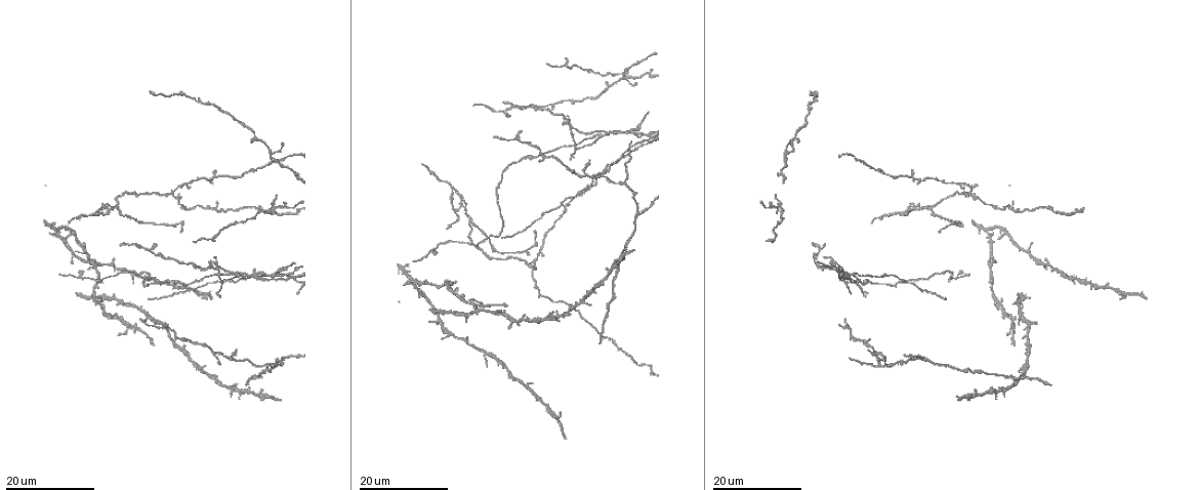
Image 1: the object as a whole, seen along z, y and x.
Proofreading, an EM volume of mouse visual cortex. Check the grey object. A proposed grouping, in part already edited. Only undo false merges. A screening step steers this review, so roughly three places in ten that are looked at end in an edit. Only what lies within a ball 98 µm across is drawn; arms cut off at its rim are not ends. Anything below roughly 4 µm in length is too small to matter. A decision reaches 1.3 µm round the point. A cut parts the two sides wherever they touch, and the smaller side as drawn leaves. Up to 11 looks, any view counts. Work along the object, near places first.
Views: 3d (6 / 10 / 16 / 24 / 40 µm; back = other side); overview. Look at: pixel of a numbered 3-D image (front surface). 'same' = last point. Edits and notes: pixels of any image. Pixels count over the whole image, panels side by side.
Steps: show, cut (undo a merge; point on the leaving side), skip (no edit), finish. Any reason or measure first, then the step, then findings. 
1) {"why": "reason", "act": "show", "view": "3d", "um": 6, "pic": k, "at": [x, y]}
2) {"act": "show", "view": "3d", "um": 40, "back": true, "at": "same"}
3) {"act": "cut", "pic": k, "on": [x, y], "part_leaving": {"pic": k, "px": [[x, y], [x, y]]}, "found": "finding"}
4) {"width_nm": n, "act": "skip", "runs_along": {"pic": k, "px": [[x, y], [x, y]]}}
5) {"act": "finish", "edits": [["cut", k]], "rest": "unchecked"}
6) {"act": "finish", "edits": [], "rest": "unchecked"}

{"why": "sudden change in width", "act": "show", "view": "3d", "um": 24, "pic": 1, "at": [280, 151]}

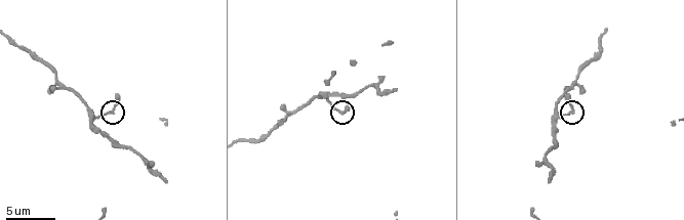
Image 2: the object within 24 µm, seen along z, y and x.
{"why": "closer look", "act": "show", "view": "3d", "um": 6, "pic": 2, "at": [571, 112]}

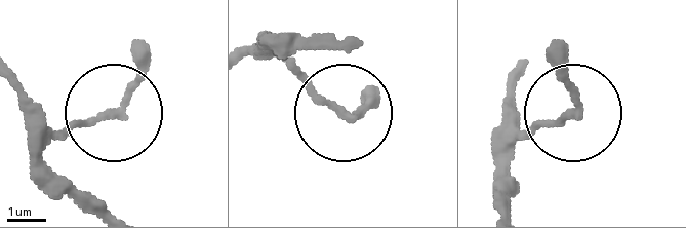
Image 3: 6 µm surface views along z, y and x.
{"act": "skip", "found": "continuous, no second cell"}

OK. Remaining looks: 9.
{"why": "four arms meet", "act": "show", "view": "3d", "um": 24, "pic": 1, "at": [272, 205]}

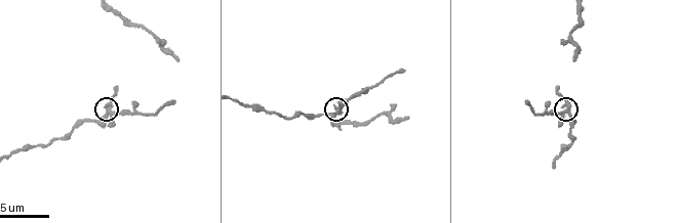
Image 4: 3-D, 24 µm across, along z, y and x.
{"why": "zoom in", "act": "show", "view": "3d", "um": 10, "pic": 4, "at": [563, 112]}

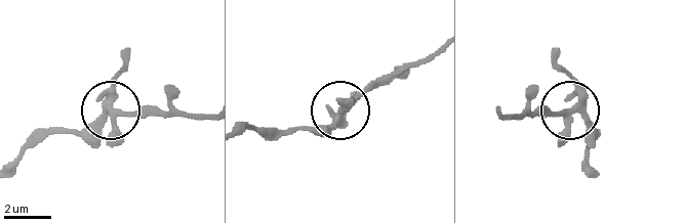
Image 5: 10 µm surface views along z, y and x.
{"arms": 4, "act": "skip", "runs_along": {"pic": 5, "px": [[16, 158], [45, 138], [81, 132], [111, 110], [167, 110]]}, "found": "continuous, no second cell"}

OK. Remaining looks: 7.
{"act": "show", "view": "3d", "um": 24, "pic": 1, "at": [251, 276]}

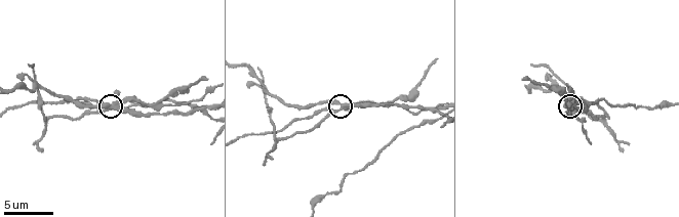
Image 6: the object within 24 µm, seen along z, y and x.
{"act": "show", "view": "3d", "um": 10, "pic": 6, "at": [343, 105]}

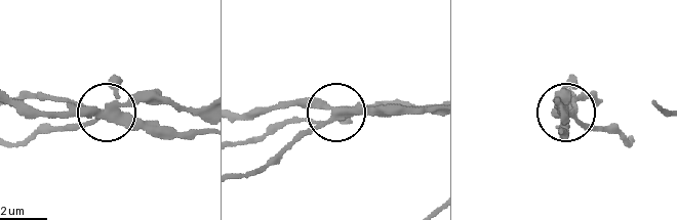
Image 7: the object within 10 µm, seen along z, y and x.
{"act": "show", "view": "3d", "um": 6, "pic": 7, "at": [105, 115]}

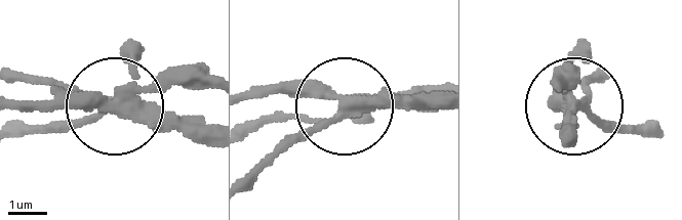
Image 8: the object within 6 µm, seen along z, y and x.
{"act": "cut", "pic": 8, "on": [134, 43], "part_leaving": {"pic": 8, "px": [[119, 104], [24, 85]]}, "found": "a second cell is stuck on"}

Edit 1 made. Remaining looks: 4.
{"why": "branch point", "act": "show", "view": "3d", "um": 24, "pic": 1, "at": [639, 214]}

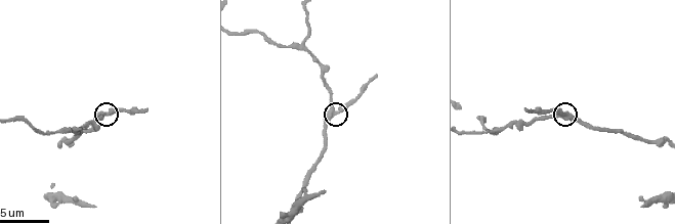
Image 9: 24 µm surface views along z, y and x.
{"act": "show", "view": "3d", "um": 6, "pic": 9, "at": [336, 113]}

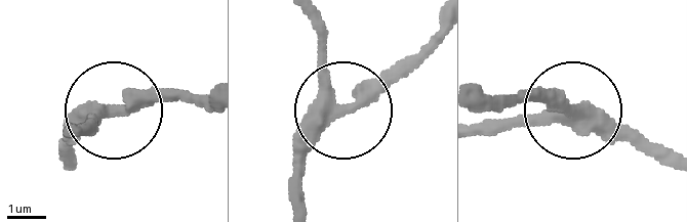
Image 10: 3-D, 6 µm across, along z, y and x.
{"side_arm_um": 6, "act": "skip", "runs_along": {"pic": 10, "px": [[67, 162], [106, 116], [210, 102]]}, "found": "one cell here"}

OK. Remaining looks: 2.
{"why": "two arms in line, one across", "act": "show", "view": "3d", "um": 10, "pic": 6, "at": [575, 104]}

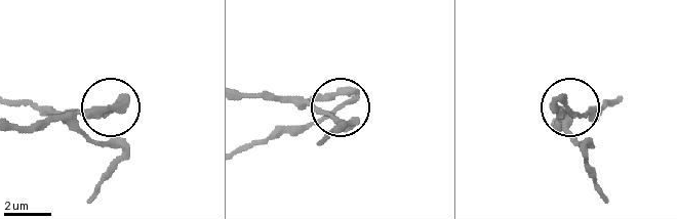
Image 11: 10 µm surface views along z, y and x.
{"arms": 3, "act": "cut", "pic": 11, "on": [576, 115], "part_leaving": {"pic": 11, "px": [[561, 98], [581, 117], [613, 102]]}, "found": "two cells meet here"}

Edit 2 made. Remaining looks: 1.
{"act": "finish", "edits": [["cut", 8], ["cut", 11]], "rest": "unchecked"}

